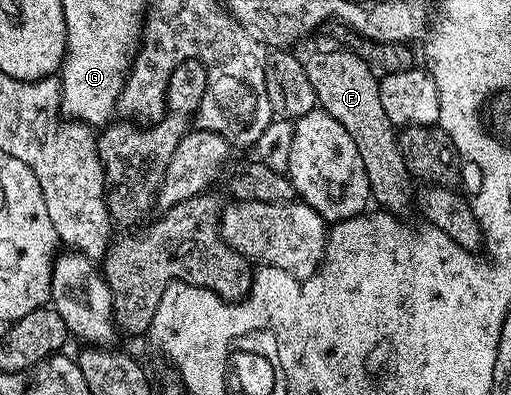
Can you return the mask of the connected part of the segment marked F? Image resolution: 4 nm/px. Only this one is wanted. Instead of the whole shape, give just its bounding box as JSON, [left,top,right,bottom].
[295,40,415,212]

